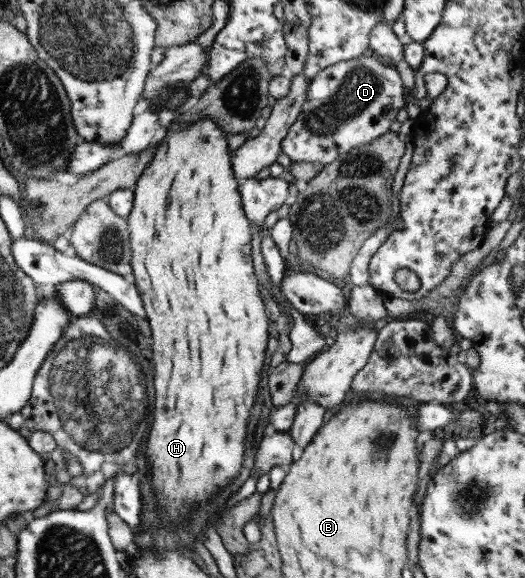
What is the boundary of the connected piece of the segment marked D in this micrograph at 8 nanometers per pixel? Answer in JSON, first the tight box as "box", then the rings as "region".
{"box":[279,54,405,165],"region":[[[362,54],[357,58],[325,67],[308,80],[304,104],[301,104],[302,108],[296,116],[296,121],[289,127],[288,133],[279,144],[282,154],[286,154],[292,163],[318,162],[326,165],[339,154],[387,134],[390,126],[395,122],[398,110],[405,102],[402,88],[403,84],[398,72],[391,66],[380,64],[372,56]]]}

